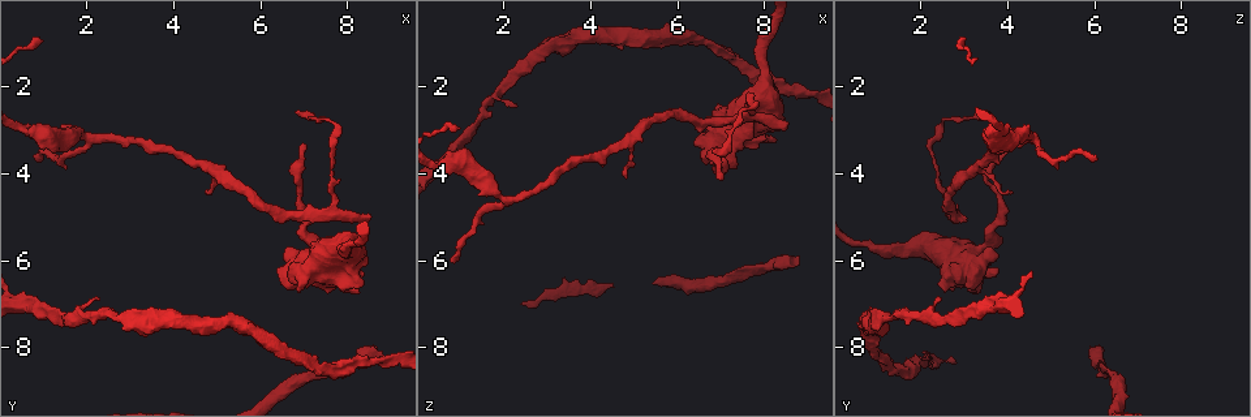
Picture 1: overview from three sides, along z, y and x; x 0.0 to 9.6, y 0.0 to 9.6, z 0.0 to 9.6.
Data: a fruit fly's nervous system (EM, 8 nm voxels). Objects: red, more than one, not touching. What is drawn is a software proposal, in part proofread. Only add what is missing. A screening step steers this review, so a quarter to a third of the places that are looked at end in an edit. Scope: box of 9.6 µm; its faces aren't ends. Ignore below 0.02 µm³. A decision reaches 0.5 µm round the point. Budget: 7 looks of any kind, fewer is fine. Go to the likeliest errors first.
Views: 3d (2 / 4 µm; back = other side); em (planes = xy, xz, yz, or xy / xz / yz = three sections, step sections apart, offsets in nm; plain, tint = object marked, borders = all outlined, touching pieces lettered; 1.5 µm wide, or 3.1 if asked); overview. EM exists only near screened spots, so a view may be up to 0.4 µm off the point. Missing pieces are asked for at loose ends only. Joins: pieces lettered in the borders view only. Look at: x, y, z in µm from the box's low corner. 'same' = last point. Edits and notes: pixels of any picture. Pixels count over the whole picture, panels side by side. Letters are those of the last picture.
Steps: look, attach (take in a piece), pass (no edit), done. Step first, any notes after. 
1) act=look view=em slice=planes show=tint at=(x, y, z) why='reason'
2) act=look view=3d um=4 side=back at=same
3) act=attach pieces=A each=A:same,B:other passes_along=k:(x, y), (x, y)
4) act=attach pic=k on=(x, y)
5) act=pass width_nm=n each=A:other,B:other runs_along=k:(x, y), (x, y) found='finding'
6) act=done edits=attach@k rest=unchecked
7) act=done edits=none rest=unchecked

act=look view=3d um=4 at=(8.40, 5.10, 2.95)

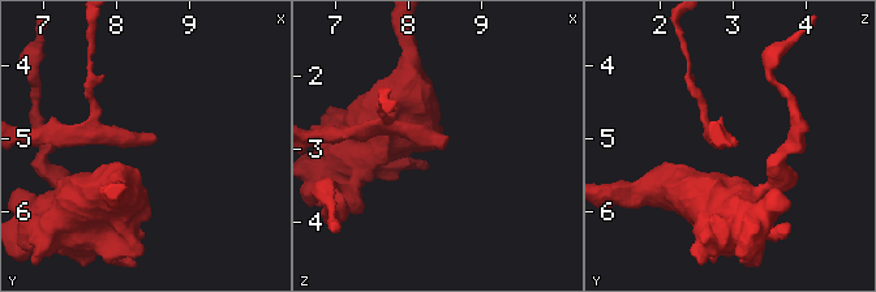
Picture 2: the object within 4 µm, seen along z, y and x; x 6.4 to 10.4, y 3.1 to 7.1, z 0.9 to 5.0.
act=look view=em slice=planes show=tint at=(8.45, 5.05, 2.95)

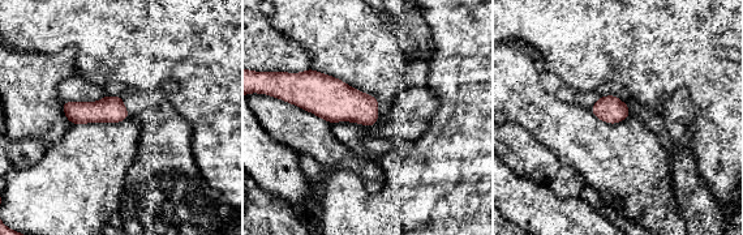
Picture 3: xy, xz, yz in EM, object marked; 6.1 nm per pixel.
act=look view=em slice=planes show=borders at=same

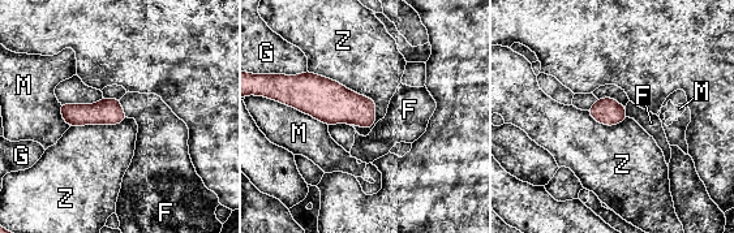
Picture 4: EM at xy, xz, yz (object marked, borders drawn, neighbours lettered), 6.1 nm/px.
act=attach pieces=F longest_contact=Z:550nm each=F:same,G:other,M:other,Z:other passes_along=4:(107, 111), (121, 108), (158, 125) found='it goes on there'

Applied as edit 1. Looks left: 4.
act=look view=overview why='redraw'

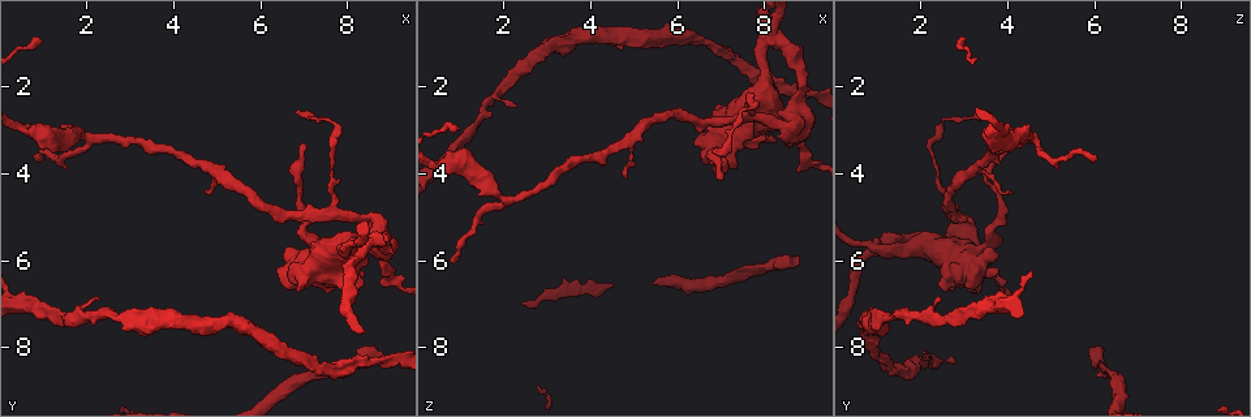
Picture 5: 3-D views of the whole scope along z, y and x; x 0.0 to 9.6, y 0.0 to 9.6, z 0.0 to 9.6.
act=look view=em slice=xy step=4 show=borders at=(6.95, 3.30, 4.05) why='thin end'

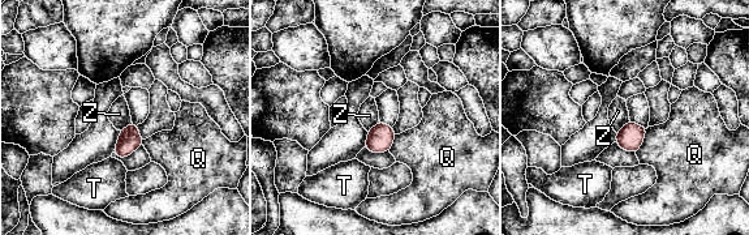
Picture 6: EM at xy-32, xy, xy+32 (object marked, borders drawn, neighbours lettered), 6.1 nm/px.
act=pass longest_contact=Q:180nm each=Q:other,T:other,Z:other border=6:(629, 120), (616, 133) found='no lettered piece goes on from it'

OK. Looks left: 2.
act=look view=3d um=4 at=(2.30, 6.85, 2.50) why='free end'

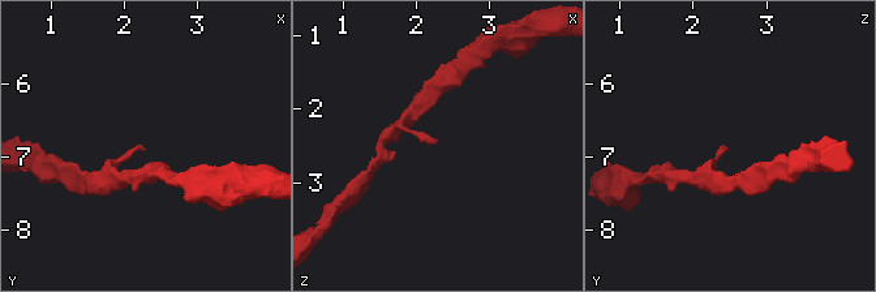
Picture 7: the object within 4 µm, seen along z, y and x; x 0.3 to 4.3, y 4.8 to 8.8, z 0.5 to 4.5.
act=look view=em slice=planes show=borders at=(2.25, 6.90, 2.45)

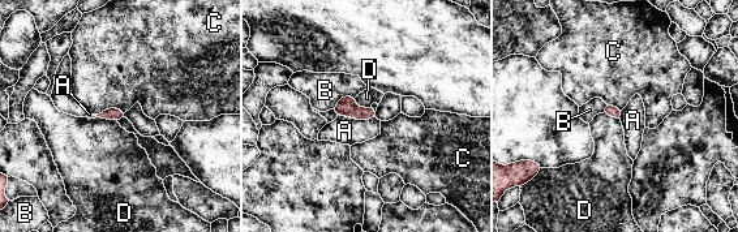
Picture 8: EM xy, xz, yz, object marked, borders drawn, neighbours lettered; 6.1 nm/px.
act=pass each=A:other,B:other,C:other,D:other border=8:(338, 115), (355, 119), (374, 117) found='no lettered piece goes on from it'

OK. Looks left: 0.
act=done edits=attach@4 rest=unchecked

